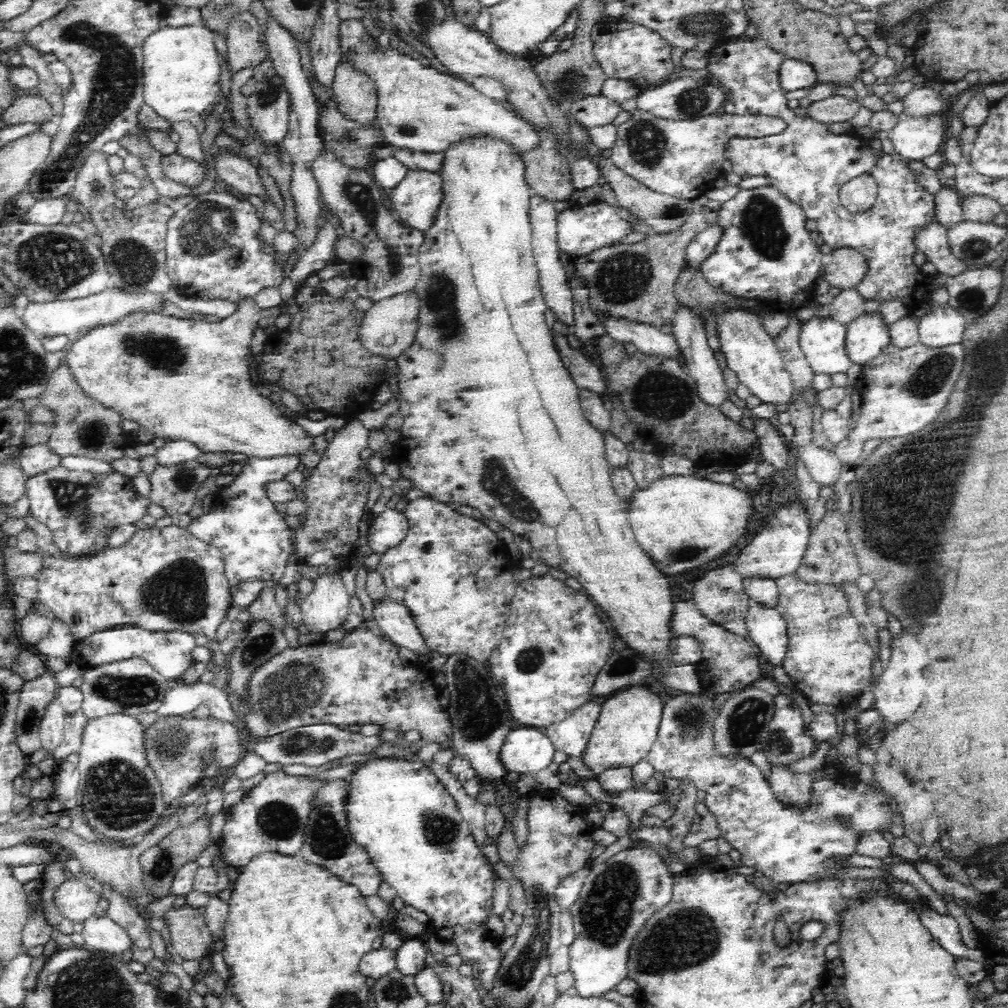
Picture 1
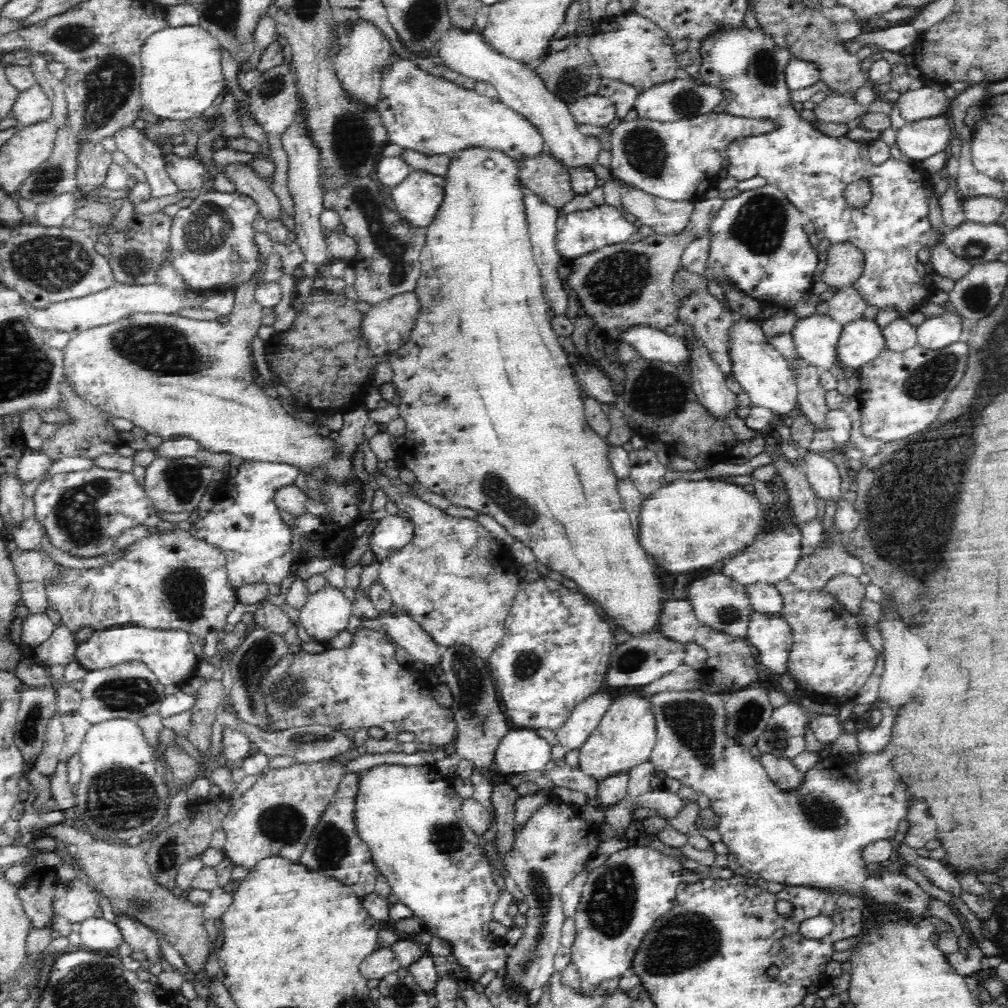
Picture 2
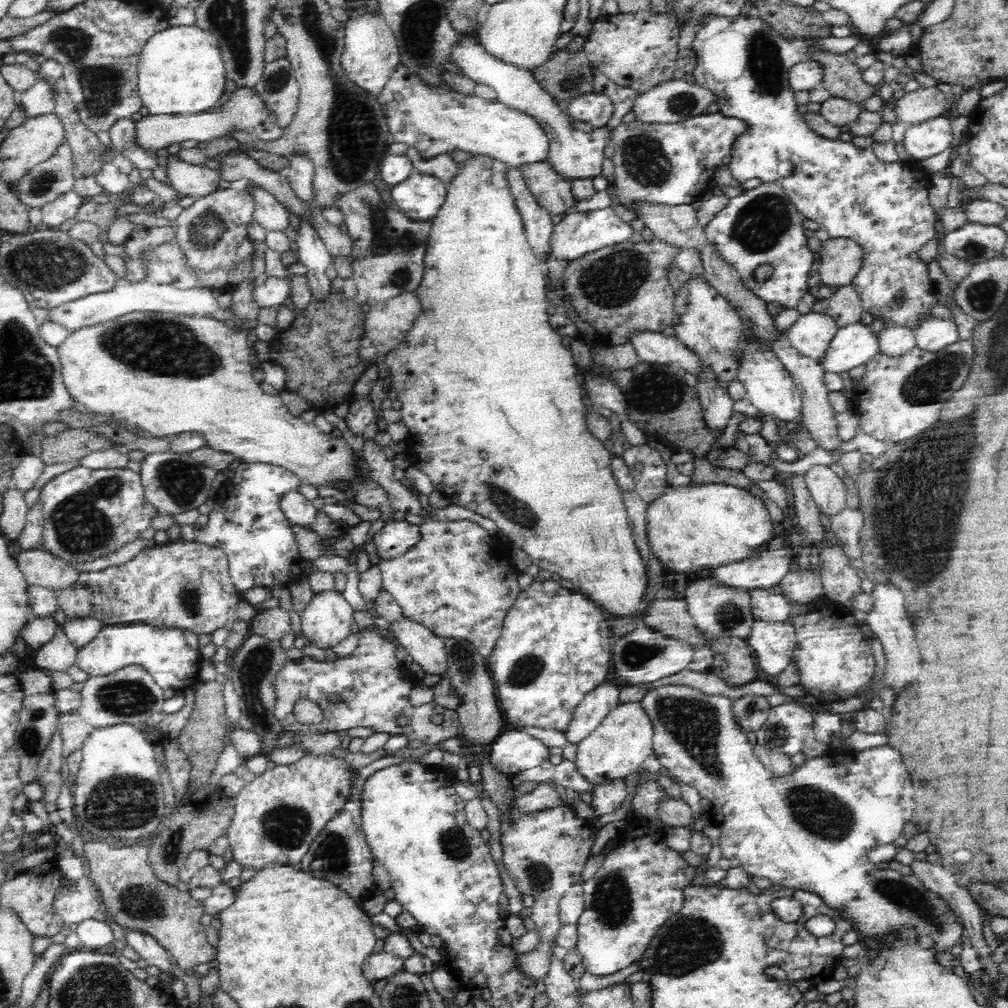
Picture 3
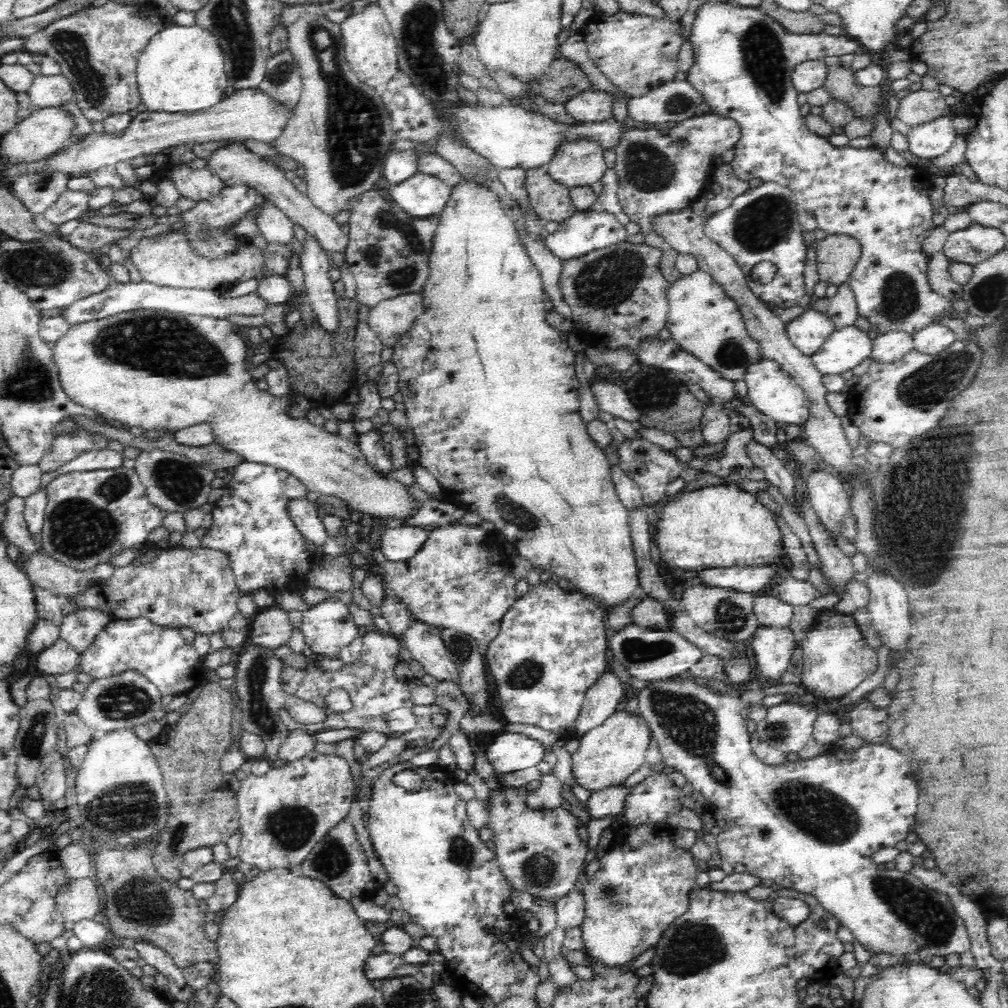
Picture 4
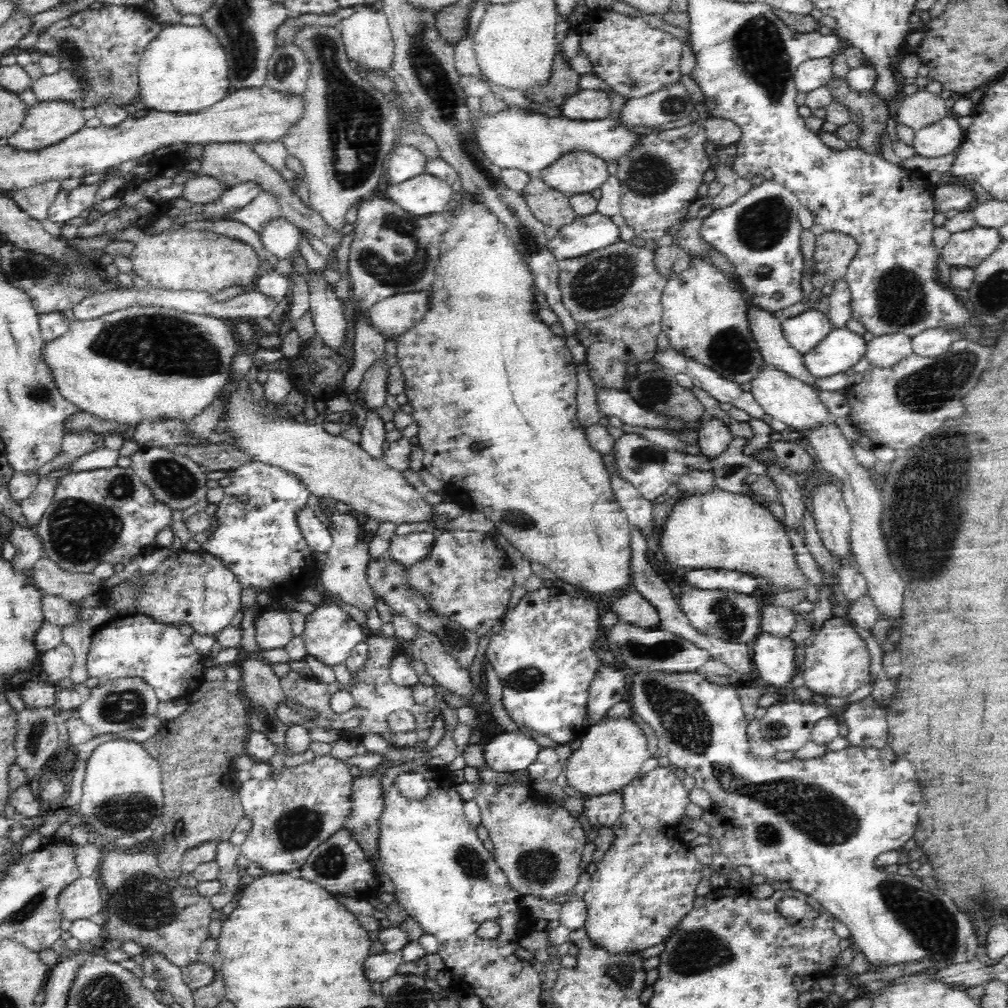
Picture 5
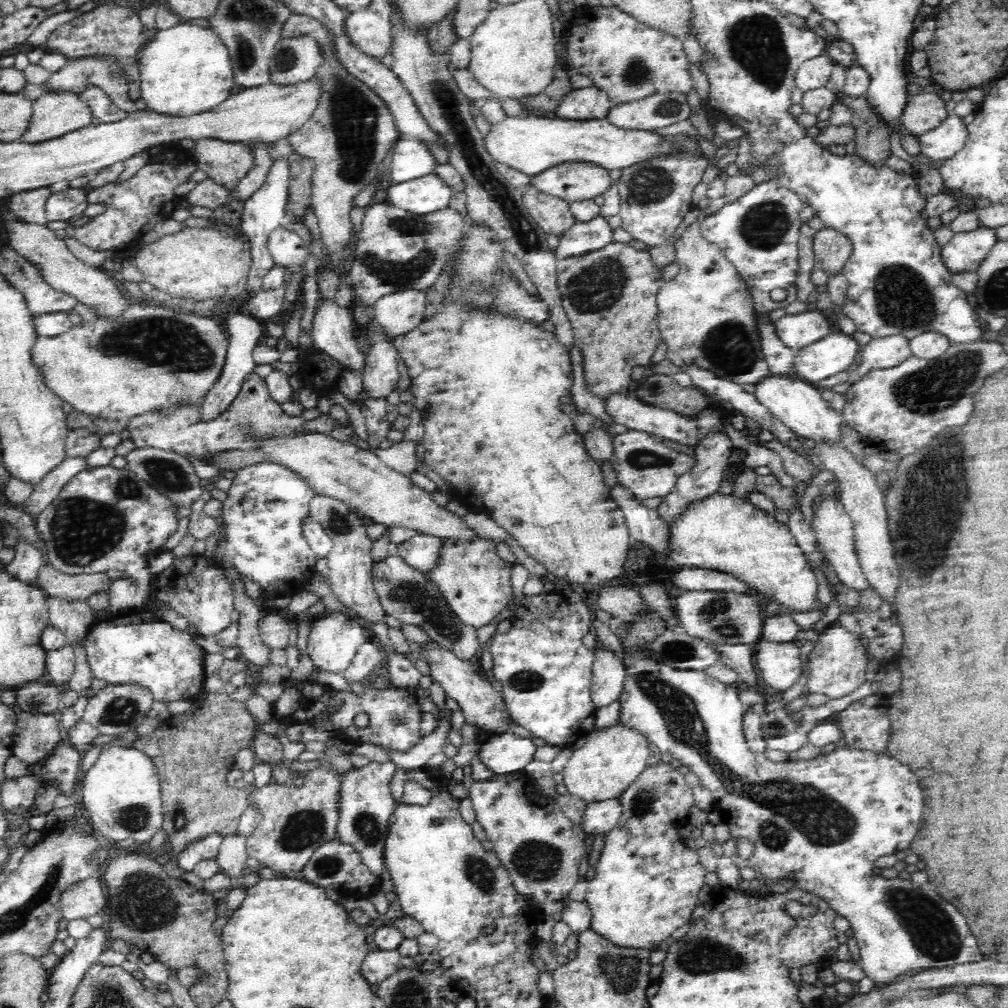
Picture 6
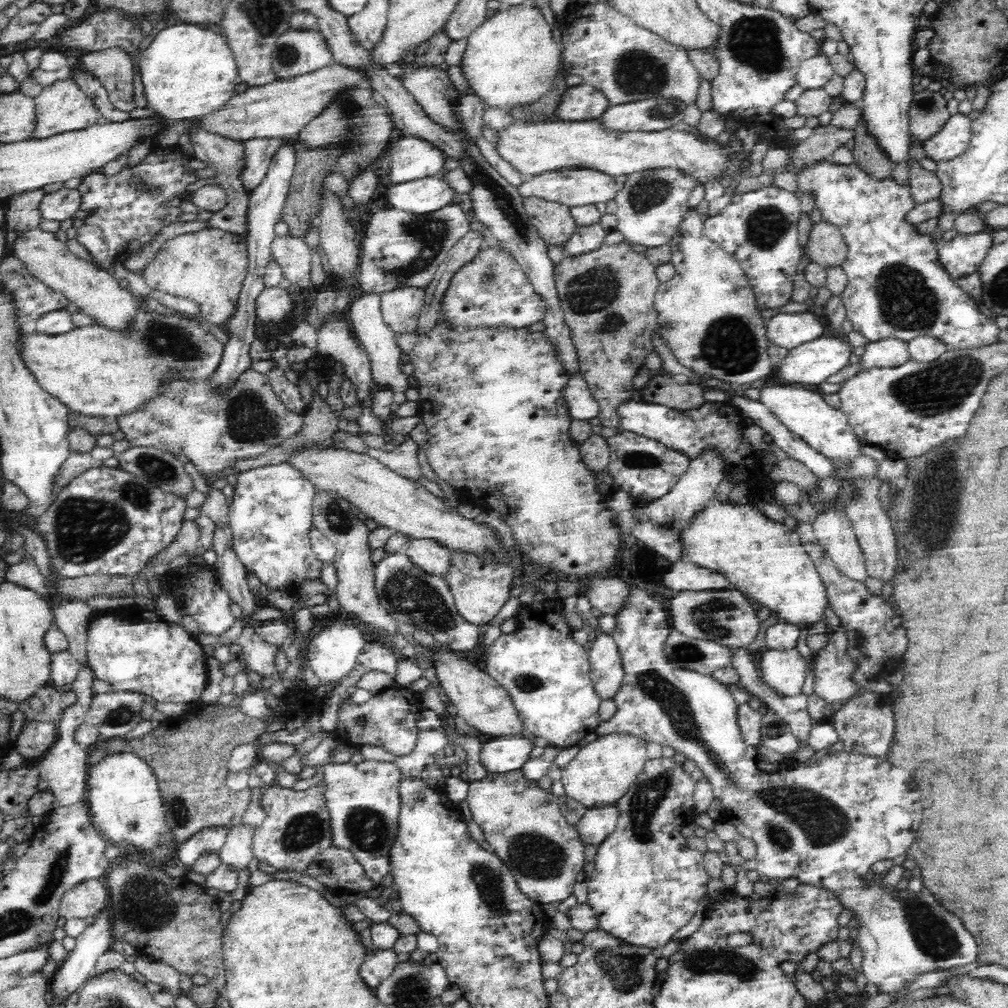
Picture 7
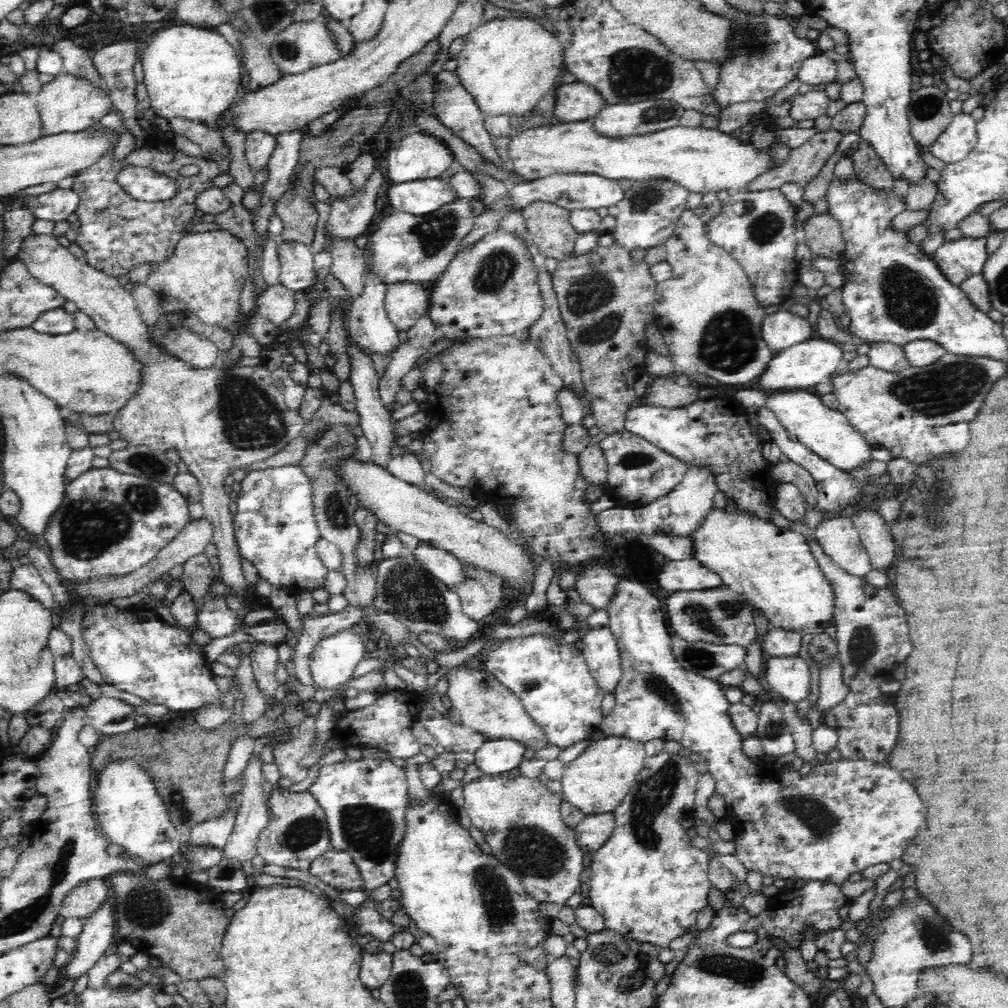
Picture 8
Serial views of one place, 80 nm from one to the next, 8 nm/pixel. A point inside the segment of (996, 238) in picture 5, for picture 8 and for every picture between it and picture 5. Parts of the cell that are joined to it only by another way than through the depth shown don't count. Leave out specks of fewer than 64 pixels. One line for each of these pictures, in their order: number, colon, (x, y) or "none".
6: (964, 251)
7: (962, 255)
8: (958, 259)

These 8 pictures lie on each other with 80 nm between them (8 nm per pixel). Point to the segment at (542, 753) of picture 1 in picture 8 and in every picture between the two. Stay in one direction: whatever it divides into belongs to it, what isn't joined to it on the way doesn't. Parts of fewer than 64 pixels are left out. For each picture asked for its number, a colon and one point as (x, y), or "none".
2: (523, 750)
3: (514, 751)
4: (508, 752)
5: (510, 751)
6: (505, 753)
7: (503, 754)
8: (494, 757)

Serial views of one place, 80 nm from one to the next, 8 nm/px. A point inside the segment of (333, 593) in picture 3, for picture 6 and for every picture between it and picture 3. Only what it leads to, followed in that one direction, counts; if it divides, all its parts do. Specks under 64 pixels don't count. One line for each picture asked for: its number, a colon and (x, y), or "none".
4: (328, 626)
5: (330, 633)
6: (334, 639)

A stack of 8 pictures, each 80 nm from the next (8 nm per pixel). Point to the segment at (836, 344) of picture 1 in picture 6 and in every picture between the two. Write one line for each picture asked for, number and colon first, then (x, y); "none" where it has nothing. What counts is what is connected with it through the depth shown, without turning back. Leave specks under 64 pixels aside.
2: (816, 336)
3: (811, 335)
4: (809, 331)
5: (804, 332)
6: (797, 331)

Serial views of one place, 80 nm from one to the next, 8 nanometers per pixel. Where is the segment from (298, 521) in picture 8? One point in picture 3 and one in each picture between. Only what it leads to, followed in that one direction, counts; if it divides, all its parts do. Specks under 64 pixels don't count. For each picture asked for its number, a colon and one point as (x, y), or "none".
3: (247, 523)
4: (250, 523)
5: (256, 532)
6: (262, 539)
7: (271, 511)

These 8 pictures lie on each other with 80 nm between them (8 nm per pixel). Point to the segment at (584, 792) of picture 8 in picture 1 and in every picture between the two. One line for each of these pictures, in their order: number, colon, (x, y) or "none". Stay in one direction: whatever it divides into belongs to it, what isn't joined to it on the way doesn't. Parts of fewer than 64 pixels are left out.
1: (629, 721)
2: (625, 737)
3: (619, 745)
4: (609, 754)
5: (611, 754)
6: (612, 758)
7: (601, 771)

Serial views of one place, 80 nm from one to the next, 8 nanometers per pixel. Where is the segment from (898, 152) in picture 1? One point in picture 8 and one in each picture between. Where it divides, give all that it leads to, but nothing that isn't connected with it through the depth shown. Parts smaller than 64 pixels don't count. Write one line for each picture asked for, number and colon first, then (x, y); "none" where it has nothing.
2: (920, 139)
3: (931, 137)
4: (934, 138)
5: (943, 137)
6: (940, 144)
7: (951, 140)
8: (959, 137)

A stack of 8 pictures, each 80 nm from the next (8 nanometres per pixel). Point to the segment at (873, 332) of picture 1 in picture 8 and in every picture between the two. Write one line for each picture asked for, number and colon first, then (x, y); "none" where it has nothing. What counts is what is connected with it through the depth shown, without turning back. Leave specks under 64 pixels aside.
2: (862, 340)
3: (855, 344)
4: (847, 347)
5: (839, 352)
6: (835, 353)
7: (812, 363)
8: (803, 366)

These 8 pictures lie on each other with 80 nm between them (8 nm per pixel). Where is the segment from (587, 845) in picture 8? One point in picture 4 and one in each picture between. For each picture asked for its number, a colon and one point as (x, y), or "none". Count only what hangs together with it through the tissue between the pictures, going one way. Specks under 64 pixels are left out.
4: (608, 802)
5: (601, 810)
6: (600, 816)
7: (598, 822)

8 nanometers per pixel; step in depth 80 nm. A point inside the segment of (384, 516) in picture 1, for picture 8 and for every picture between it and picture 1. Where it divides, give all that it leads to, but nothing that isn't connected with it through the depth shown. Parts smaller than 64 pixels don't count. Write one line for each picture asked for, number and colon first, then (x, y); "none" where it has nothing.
2: (391, 532)
3: (393, 537)
4: (399, 543)
5: (408, 548)
6: (420, 551)
7: (429, 555)
8: (444, 566)

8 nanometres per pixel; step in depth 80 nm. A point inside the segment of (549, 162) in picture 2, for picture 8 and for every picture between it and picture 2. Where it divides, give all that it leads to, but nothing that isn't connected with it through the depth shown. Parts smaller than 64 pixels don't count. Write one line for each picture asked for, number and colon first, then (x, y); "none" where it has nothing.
3: (553, 192)
4: (551, 199)
5: (552, 207)
6: (552, 213)
7: (554, 221)
8: (548, 223)

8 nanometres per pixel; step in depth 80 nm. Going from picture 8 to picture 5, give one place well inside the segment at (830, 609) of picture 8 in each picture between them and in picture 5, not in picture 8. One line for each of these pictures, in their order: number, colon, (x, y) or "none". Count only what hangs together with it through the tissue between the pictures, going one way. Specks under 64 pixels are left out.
5: (717, 529)
6: (721, 532)
7: (765, 560)

